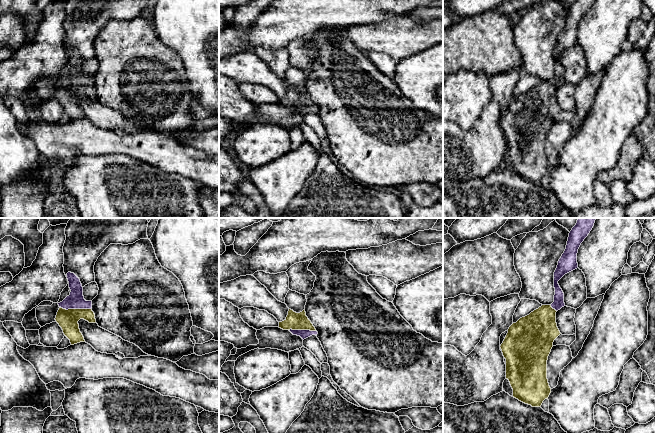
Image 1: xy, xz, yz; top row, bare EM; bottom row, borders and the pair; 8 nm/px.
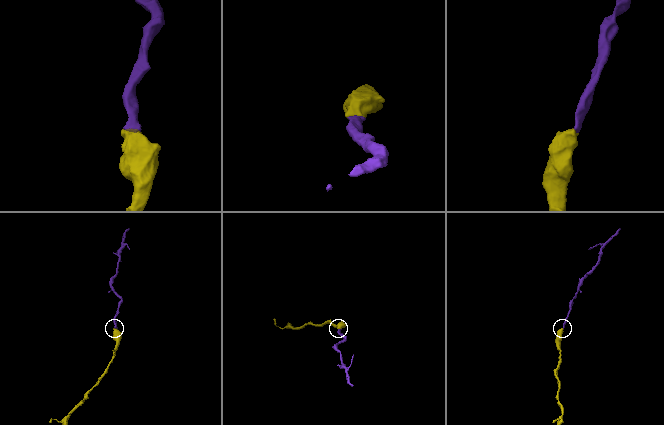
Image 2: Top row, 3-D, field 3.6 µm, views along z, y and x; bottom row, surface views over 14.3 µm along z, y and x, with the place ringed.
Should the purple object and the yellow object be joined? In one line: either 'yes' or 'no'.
yes

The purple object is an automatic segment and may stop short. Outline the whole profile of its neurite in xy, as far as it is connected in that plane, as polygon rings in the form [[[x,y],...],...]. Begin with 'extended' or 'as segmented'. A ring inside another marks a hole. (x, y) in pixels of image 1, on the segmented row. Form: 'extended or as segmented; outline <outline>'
extended; outline [[[71,272],[66,275],[71,292],[62,302],[58,303],[60,308],[55,320],[62,328],[64,335],[70,340],[71,345],[74,345],[85,342],[78,321],[84,319],[89,323],[96,323],[96,319],[91,309],[92,301],[84,299],[80,279]]]

